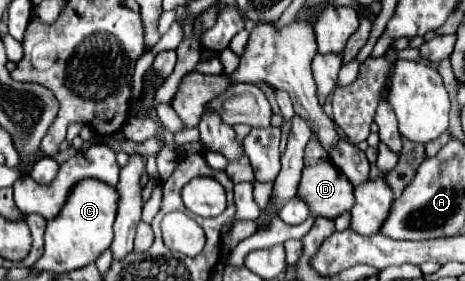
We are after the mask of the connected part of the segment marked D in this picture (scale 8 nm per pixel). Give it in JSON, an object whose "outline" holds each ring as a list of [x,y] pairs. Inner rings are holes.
{"outline":[[[310,139],[310,143],[306,145],[304,171],[298,185],[298,197],[310,205],[312,215],[320,215],[328,219],[336,219],[338,215],[350,211],[350,207],[354,205],[354,187],[350,187],[346,175],[342,175],[338,167],[334,167],[332,159],[316,139]]]}

